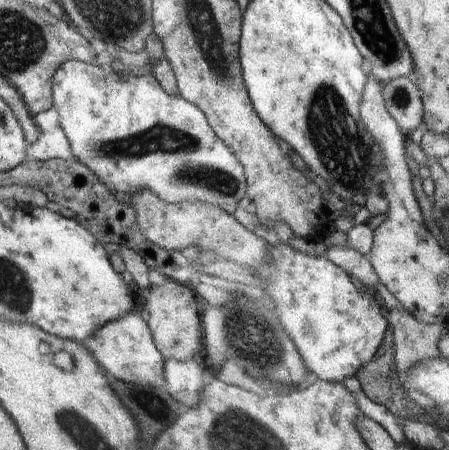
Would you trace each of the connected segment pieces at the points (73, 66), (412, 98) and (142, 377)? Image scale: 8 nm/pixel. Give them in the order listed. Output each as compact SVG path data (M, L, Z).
M67 60L58 71L55 72L54 80L54 101L53 107L58 111L59 123L68 139L73 156L85 164L97 179L102 181L110 191L128 198L134 192L146 191L149 189L167 203L183 203L190 201L202 201L213 204L238 203L245 194L247 194L247 184L244 171L238 159L232 154L232 151L220 140L210 123L207 121L204 113L195 104L188 102L182 95L168 94L160 85L152 72L136 76L132 73L118 73L107 67L95 65L94 63L85 63L74 60Z
M401 76L388 81L383 97L387 111L406 136L423 121L421 92L412 77Z
M136 313L123 316L122 319L114 323L108 323L108 328L96 336L96 340L88 340L84 344L104 368L108 369L110 375L115 376L122 382L132 384L142 384L142 386L152 386L152 388L162 388L165 385L164 367L165 358L160 354L158 346L154 341L154 334L151 328L146 326L146 322Z

